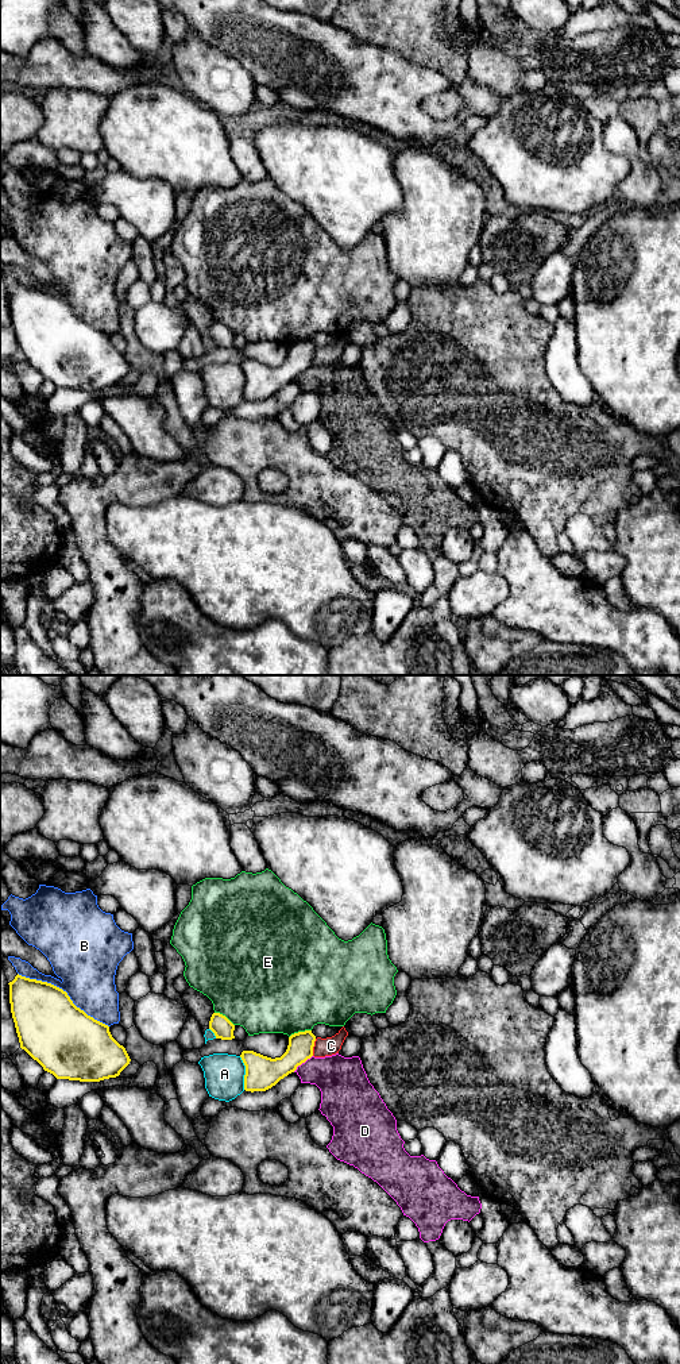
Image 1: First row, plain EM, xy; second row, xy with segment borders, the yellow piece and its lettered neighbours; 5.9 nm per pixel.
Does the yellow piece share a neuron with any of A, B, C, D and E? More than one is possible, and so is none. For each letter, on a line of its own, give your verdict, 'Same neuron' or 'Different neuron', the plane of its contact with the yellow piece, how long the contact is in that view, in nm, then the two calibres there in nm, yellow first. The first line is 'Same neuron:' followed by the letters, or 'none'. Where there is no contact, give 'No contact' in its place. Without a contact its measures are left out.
Same neuron: none
A: Different neuron. Touches yellow in xy. Shared border 200 nm. Thickness 200 nm (yellow) against 240 nm
B: Different neuron. Touches yellow in xy. Shared border 650 nm. Thickness 400 nm (yellow) against 400 nm
C: Different neuron. Touches yellow in xy. Shared border 110 nm. Thickness 150 nm (yellow) against 110 nm
D: Different neuron. Touches yellow in xy. Shared border 160 nm. Thickness 200 nm (yellow) against 280 nm
E: Different neuron. Touches yellow in xy. Shared border 140 nm. Thickness 150 nm (yellow) against 500 nm

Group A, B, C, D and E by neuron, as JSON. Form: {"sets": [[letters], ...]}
{"sets": [["A"], ["B"], ["C"], ["D"], ["E"]]}

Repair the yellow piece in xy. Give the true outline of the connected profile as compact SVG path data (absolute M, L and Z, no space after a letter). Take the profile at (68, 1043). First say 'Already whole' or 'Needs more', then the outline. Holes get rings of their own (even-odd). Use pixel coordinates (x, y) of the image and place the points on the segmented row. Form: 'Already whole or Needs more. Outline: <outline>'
Already whole. Outline: M19 974L8 985L20 1048L57 1079L100 1082L119 1076L130 1064L125 1048L112 1037L109 1026L77 1007L62 989Z

